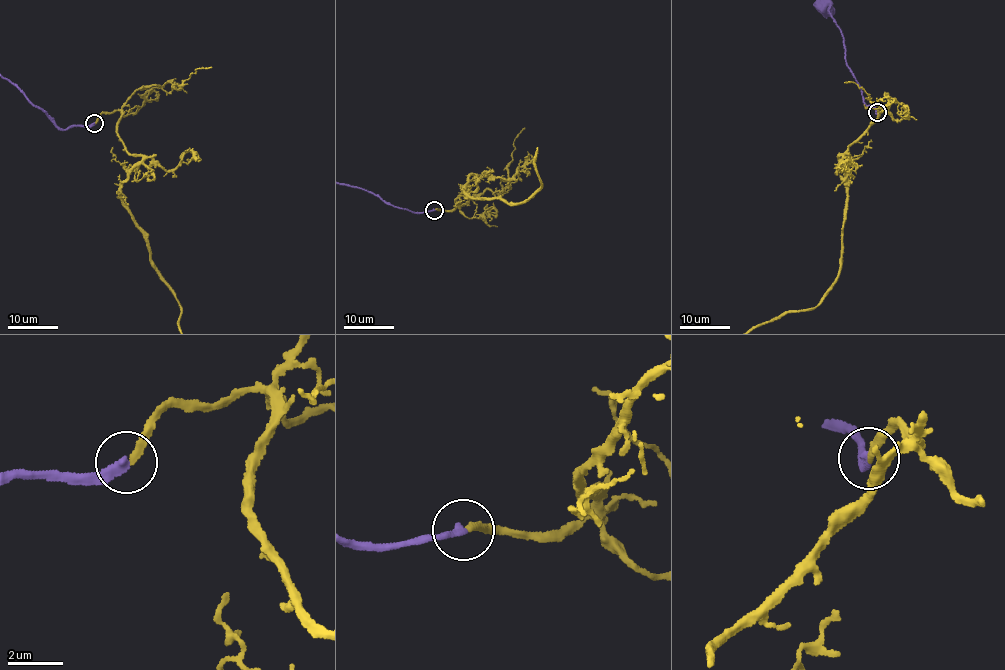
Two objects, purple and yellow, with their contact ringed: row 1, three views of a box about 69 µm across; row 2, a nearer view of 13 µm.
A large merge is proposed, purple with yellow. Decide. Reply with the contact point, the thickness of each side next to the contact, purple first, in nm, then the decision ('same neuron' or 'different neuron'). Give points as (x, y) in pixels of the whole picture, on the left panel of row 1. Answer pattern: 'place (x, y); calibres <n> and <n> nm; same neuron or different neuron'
place (94, 123); calibres 300 and 240 nm; same neuron

